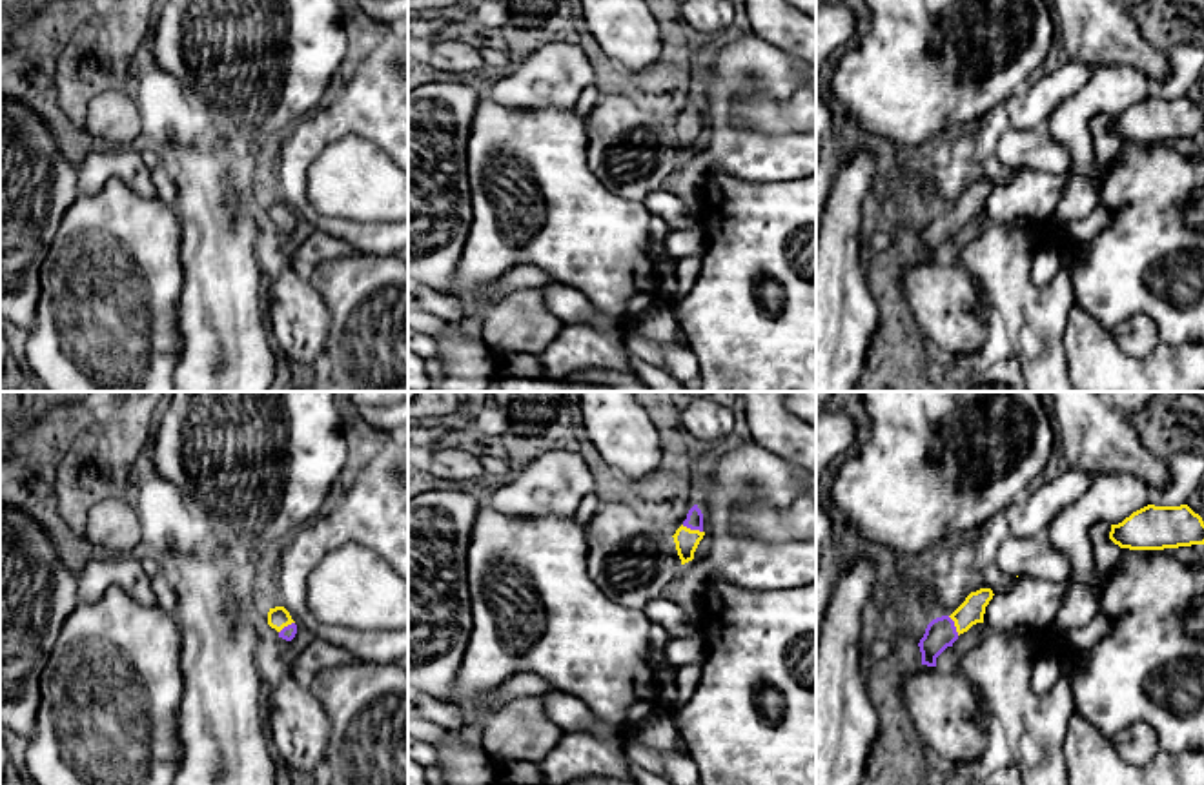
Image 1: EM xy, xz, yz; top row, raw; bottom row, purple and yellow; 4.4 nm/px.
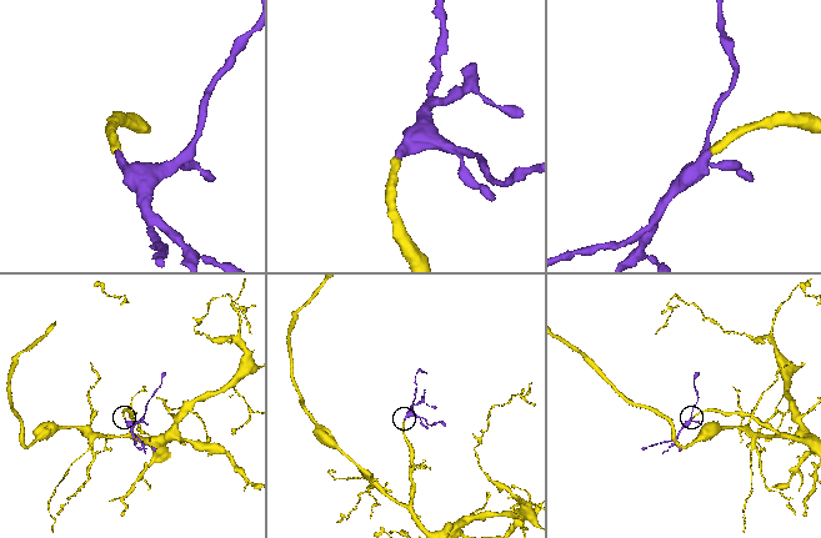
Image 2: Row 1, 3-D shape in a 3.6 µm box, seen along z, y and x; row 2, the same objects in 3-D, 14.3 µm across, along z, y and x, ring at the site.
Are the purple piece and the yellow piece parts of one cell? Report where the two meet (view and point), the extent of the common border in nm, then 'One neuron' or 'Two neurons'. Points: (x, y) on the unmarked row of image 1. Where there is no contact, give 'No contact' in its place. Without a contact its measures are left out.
Touches purple at xz (693, 121). Shared border 100 nm. One neuron

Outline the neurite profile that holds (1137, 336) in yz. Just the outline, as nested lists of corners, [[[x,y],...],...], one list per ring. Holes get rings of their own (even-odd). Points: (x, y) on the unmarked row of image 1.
[[[1142,313],[1117,324],[1111,335],[1118,348],[1131,357],[1146,357],[1160,342],[1155,322]]]

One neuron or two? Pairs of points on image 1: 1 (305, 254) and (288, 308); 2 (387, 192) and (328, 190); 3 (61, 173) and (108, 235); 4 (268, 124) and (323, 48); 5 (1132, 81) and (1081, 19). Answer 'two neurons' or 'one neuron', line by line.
1: two neurons
2: one neuron
3: two neurons
4: one neuron
5: two neurons

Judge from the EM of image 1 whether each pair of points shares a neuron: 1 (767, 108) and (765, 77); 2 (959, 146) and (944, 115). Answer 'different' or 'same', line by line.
1: different
2: different

